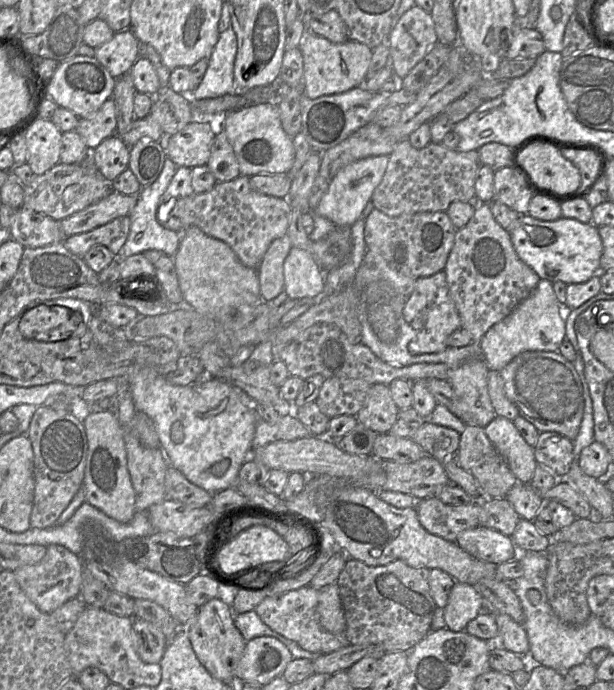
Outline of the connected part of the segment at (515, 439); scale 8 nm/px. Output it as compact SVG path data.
M497 416L484 429L491 443L518 479L518 483L529 484L538 464L534 448L522 437L514 422Z

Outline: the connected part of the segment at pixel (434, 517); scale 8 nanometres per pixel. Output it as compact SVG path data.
M436 497L416 502L421 525L430 533L447 541L456 542L460 533L480 526L481 501L469 505L448 505Z

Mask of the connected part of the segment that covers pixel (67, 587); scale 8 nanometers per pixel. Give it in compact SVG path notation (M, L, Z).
M62 545L46 547L46 554L35 565L23 566L14 572L16 581L29 600L41 611L50 614L67 601L80 597L83 561Z

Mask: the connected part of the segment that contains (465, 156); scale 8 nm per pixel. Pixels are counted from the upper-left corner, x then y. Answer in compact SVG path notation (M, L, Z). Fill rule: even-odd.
M404 139L389 155L385 174L374 190L371 201L374 209L390 217L446 211L454 201L474 202L475 181L481 165L477 150L458 152L446 148L442 143L433 142L416 149Z

